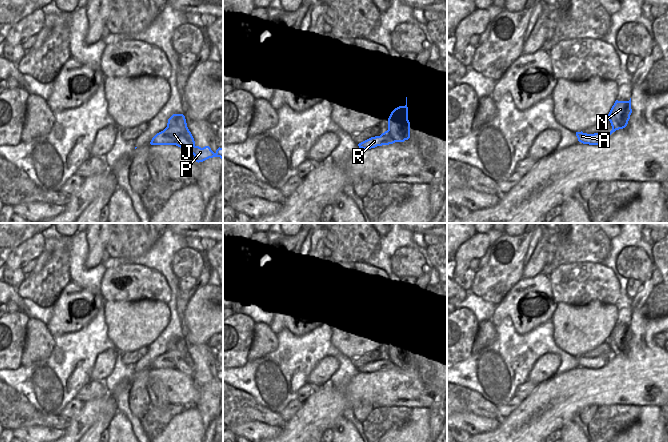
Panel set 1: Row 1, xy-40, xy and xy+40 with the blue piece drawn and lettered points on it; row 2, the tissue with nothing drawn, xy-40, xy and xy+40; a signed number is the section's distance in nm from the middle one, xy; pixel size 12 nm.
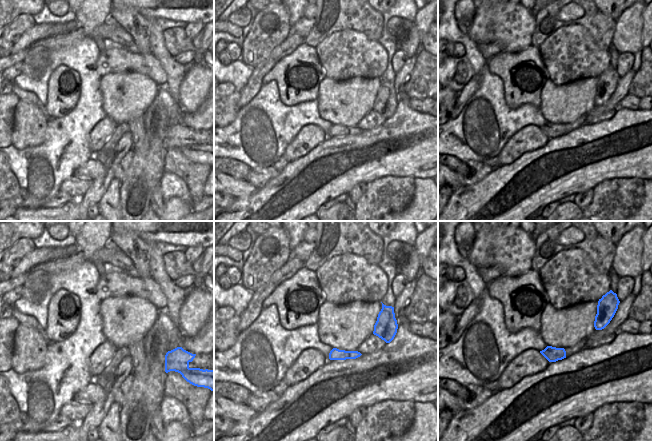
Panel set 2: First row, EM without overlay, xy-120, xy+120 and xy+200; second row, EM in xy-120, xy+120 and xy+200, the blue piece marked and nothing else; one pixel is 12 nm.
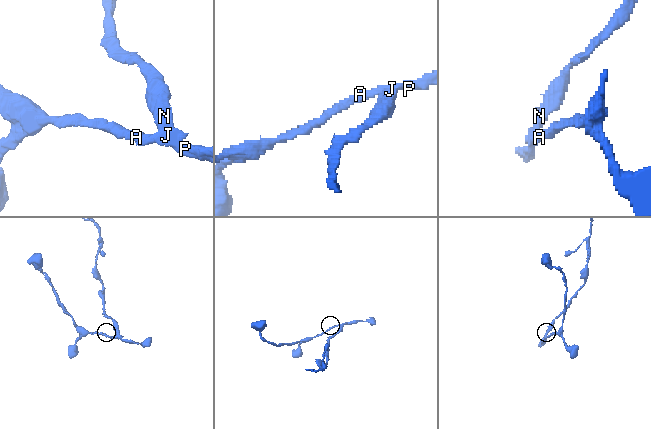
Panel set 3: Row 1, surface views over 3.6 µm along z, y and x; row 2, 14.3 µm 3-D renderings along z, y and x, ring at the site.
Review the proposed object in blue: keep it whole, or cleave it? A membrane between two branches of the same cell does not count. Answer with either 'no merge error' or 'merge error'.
merge error

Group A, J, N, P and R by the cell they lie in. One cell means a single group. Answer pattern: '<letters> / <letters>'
A R / J N P

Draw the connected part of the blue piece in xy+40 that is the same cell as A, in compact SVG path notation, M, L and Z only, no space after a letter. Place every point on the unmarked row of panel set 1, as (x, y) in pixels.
M581 355L576 356L576 360L578 362L578 365L583 368L600 369L606 364L607 357L587 358Z

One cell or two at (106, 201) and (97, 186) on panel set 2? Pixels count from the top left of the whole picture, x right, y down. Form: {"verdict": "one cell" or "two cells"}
{"verdict": "two cells"}

